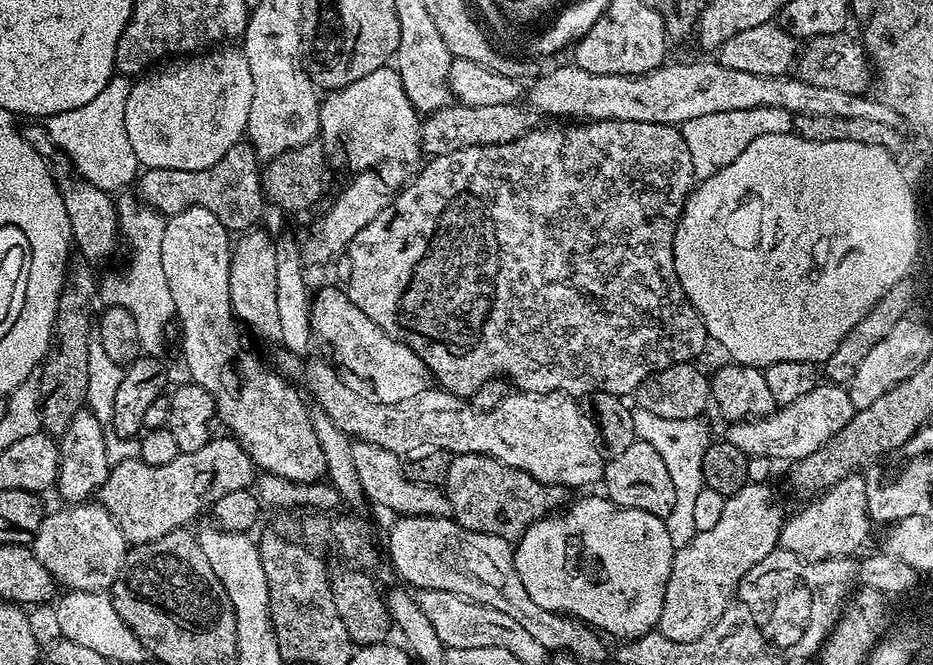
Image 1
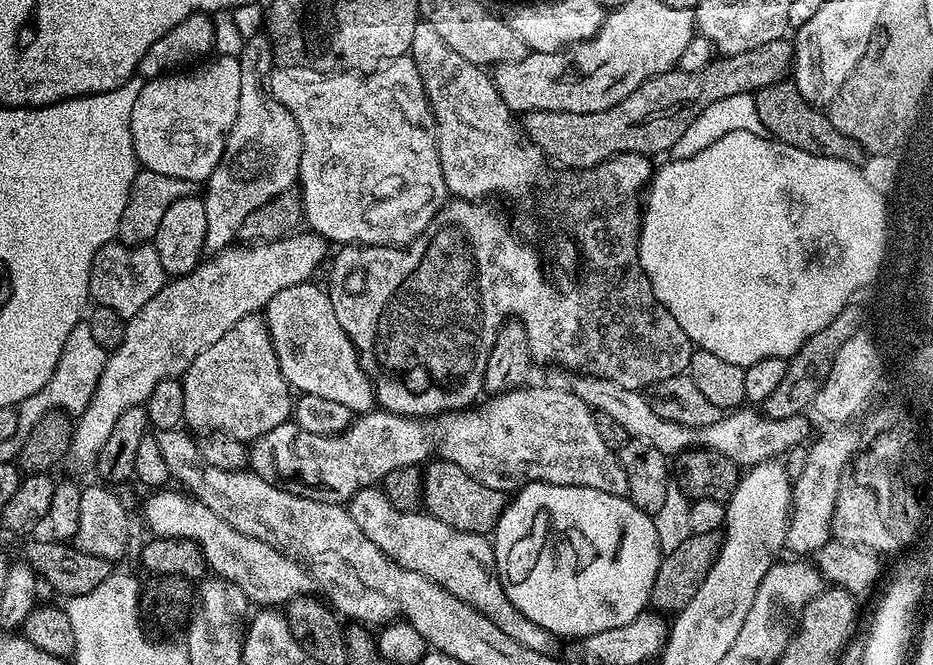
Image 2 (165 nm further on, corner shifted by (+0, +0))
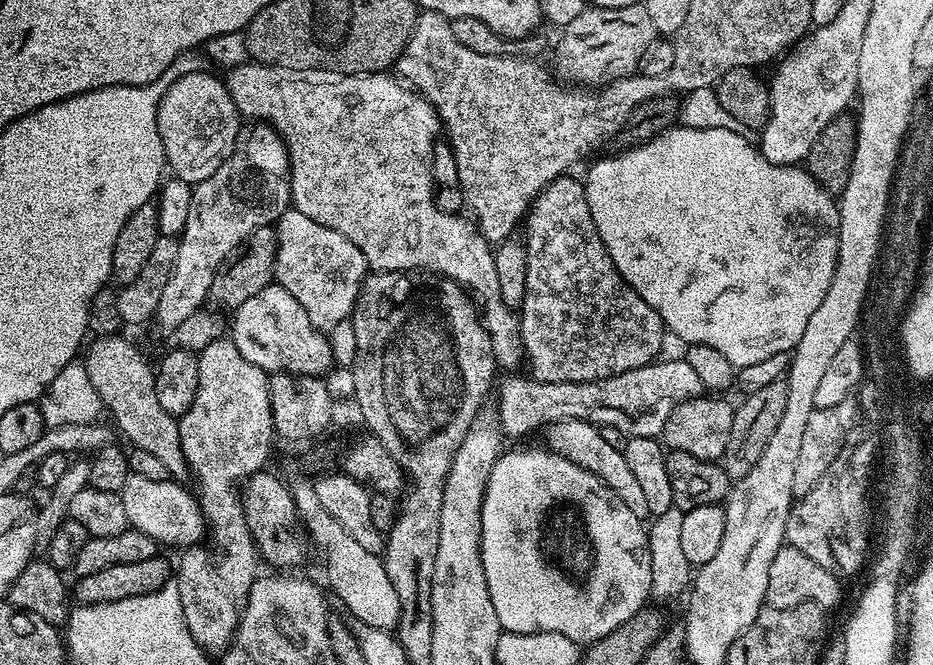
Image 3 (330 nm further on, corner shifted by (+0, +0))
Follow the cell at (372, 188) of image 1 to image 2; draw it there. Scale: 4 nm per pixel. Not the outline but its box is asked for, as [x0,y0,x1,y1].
[65,230,328,474]

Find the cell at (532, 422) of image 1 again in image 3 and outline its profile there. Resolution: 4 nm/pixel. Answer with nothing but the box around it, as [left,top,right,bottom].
[546,420,649,518]

